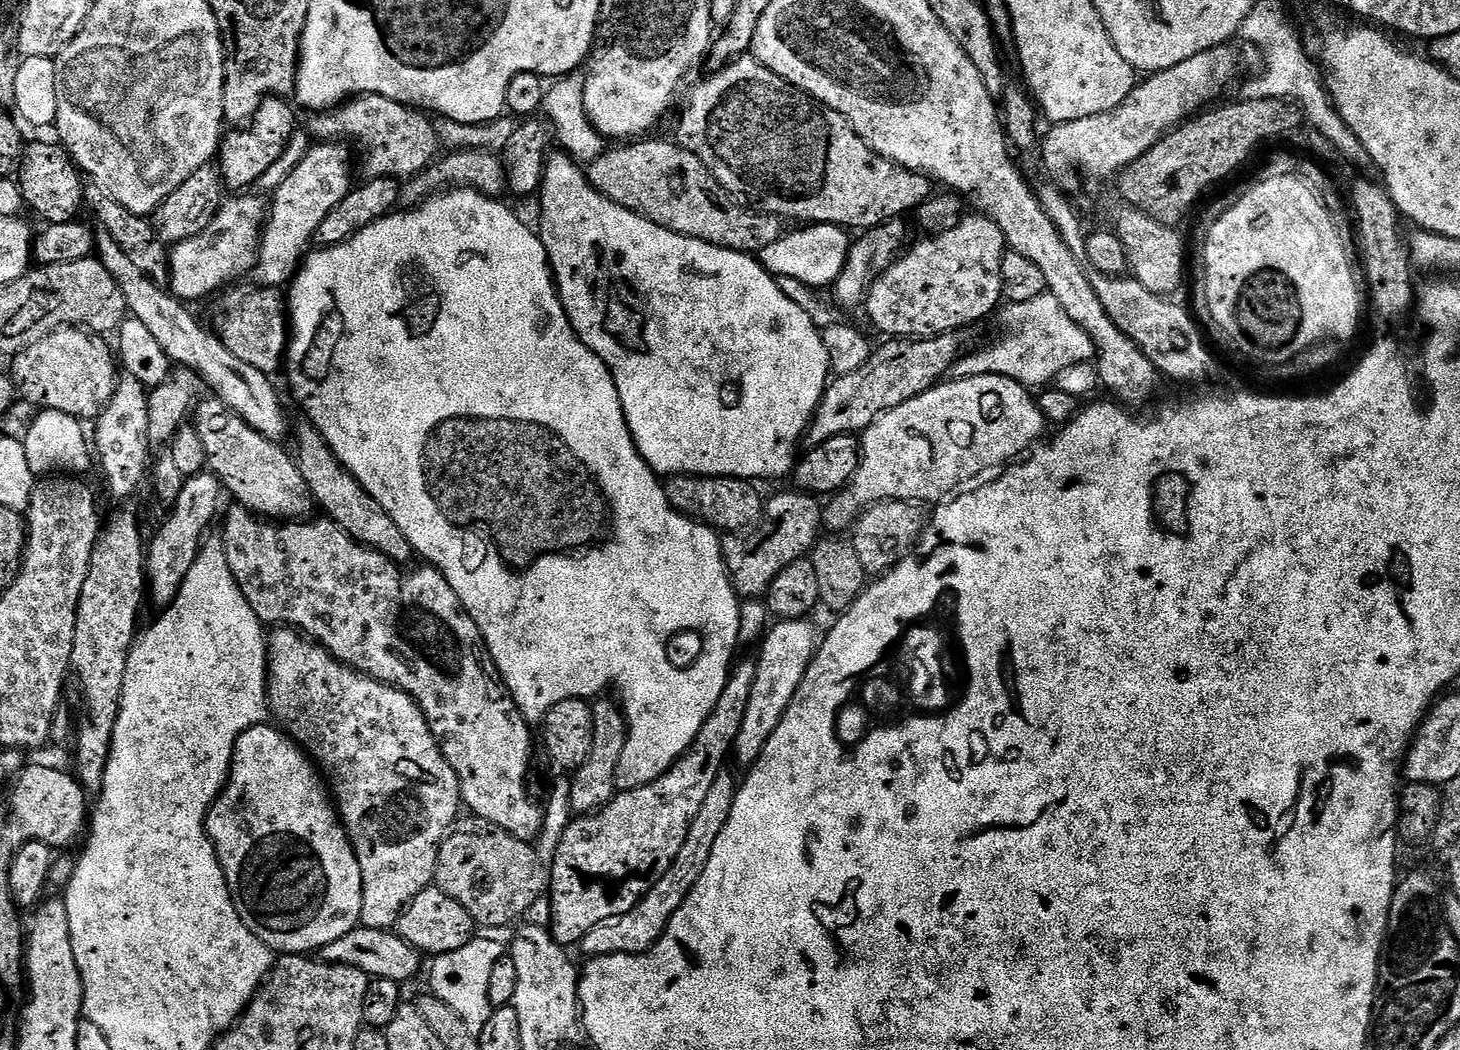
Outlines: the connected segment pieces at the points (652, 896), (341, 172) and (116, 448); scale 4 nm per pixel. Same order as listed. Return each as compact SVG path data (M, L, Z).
M728 770L720 771L718 778L714 778L714 786L710 786L710 794L706 794L702 801L702 810L698 810L686 834L686 842L682 850L678 850L678 858L674 858L670 870L666 870L664 877L636 903L634 910L617 916L615 920L598 922L594 930L581 938L578 948L585 952L585 957L613 956L616 952L637 956L639 952L649 952L659 942L682 902L686 902L690 890L694 890L694 882L702 878L702 870L706 870L706 862L710 862L710 850L714 850L722 826L726 826L726 818L730 818L737 787L738 780Z
M316 142L313 148L293 166L288 172L288 177L276 188L276 201L271 201L270 207L266 212L266 223L262 229L256 265L254 267L255 283L265 288L284 286L291 281L298 270L302 257L309 251L313 243L318 226L322 226L322 218L346 198L346 194L351 192L354 187L352 180L352 160L354 164L354 152L347 143L344 142Z
M127 374L121 375L116 381L110 402L103 412L94 421L96 427L96 440L94 436L94 452L98 457L98 468L104 471L108 479L108 488L124 500L132 496L140 488L140 483L145 483L146 473L150 468L148 451L148 398L145 385L138 382L138 378Z

